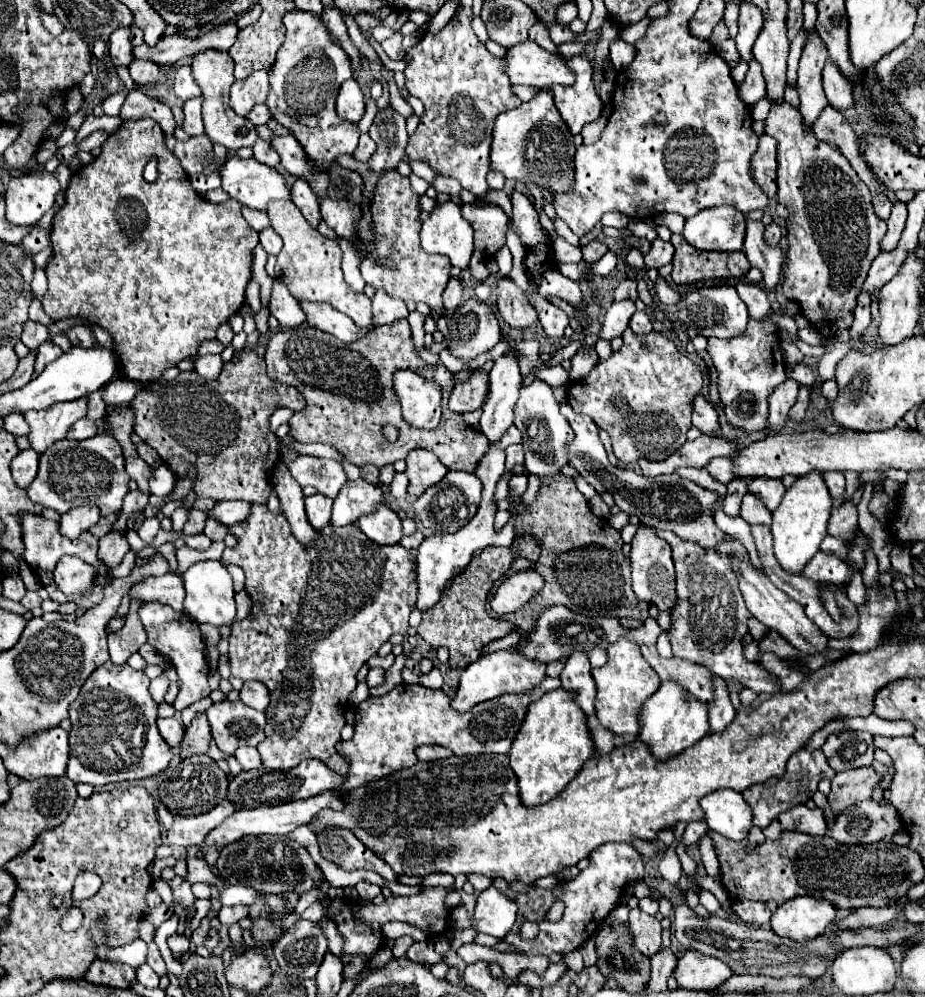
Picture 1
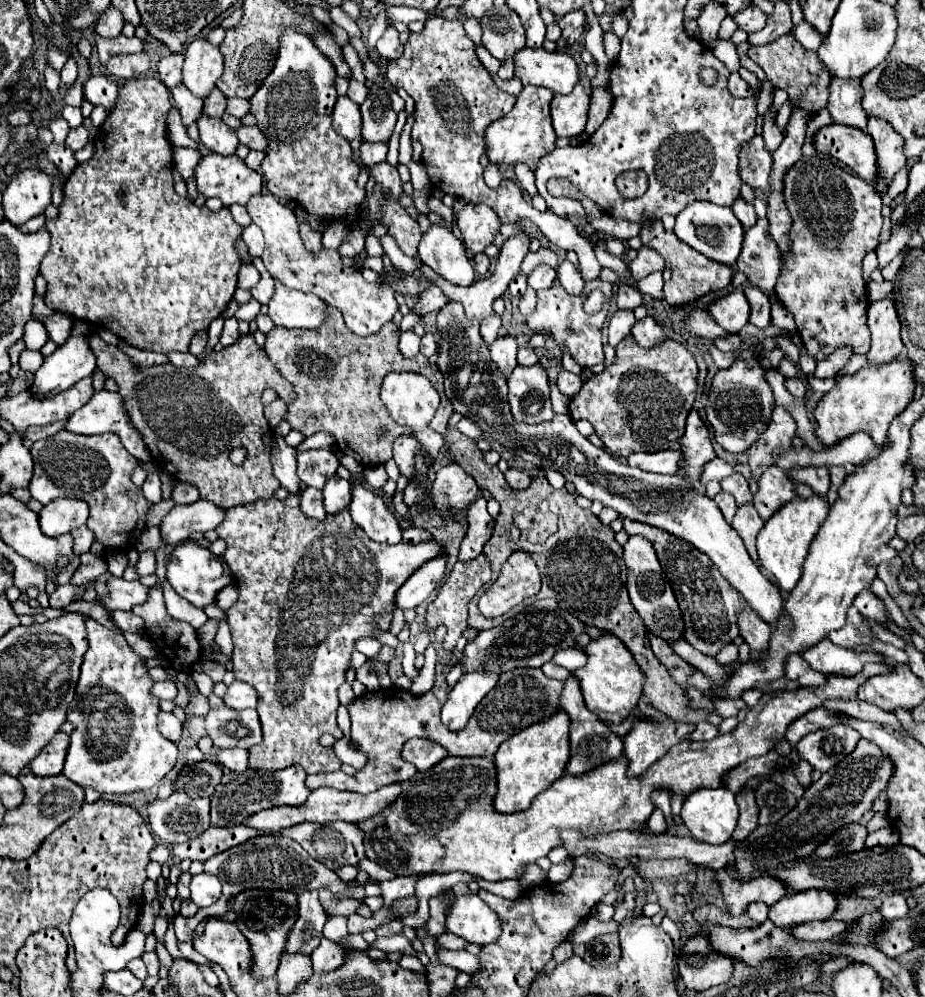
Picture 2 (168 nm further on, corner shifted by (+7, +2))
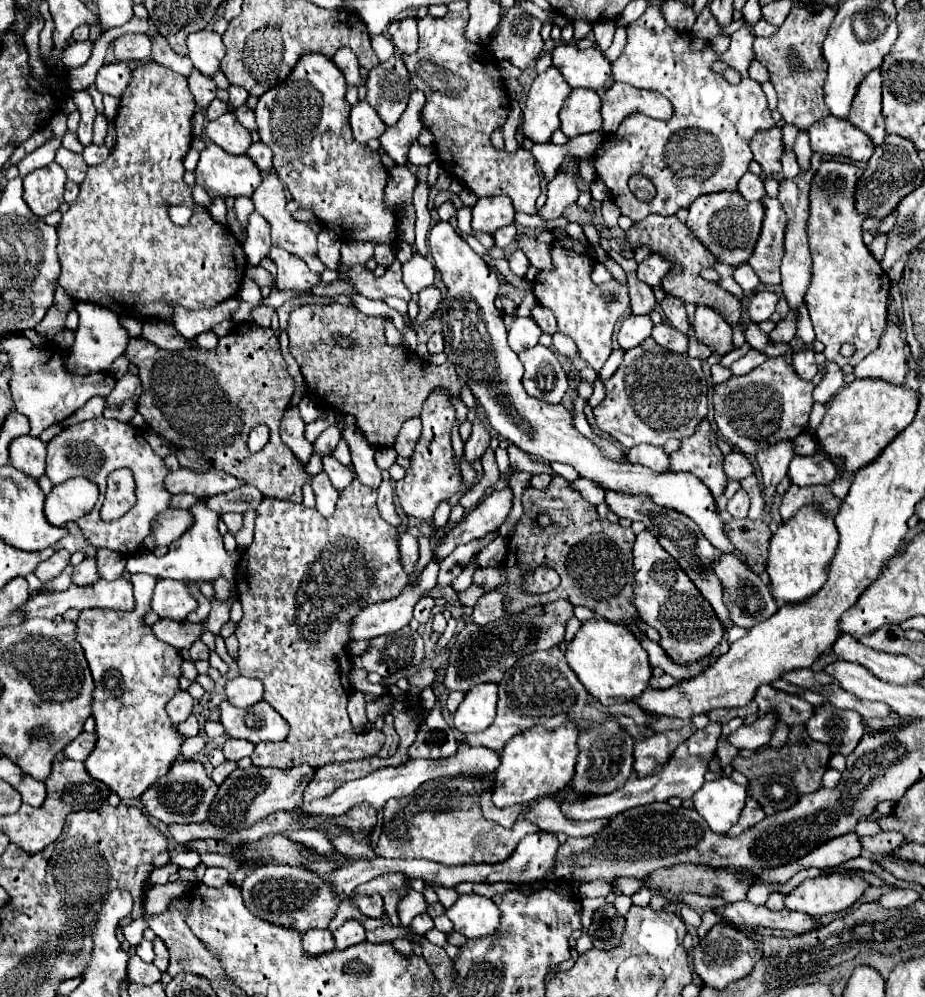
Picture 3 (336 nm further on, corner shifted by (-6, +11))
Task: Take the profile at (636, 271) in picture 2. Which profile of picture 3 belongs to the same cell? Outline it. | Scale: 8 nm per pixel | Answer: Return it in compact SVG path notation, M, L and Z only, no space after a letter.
M650 254L644 262L638 264L636 274L638 274L638 280L642 280L642 282L646 282L648 286L654 288L654 286L660 284L660 280L662 280L664 274L668 272L668 268L670 268L668 260L660 258L660 254Z

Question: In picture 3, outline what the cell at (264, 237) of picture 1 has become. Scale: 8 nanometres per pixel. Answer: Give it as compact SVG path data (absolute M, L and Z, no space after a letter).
M252 212L248 216L246 232L248 232L248 240L242 246L244 254L246 254L246 262L250 266L258 266L266 258L266 254L272 246L270 238L268 238L268 222L264 222L264 218L260 218L260 214Z

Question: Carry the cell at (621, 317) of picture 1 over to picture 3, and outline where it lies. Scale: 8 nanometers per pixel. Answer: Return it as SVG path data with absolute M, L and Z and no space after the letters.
M630 314L618 332L618 344L622 350L630 350L636 348L640 342L644 342L652 332L652 320L650 316L634 316Z

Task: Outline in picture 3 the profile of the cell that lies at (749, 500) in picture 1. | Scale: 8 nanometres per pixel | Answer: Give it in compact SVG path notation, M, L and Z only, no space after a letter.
M730 452L730 454L724 454L724 472L728 480L740 480L740 478L746 478L748 474L754 474L754 468L744 454Z

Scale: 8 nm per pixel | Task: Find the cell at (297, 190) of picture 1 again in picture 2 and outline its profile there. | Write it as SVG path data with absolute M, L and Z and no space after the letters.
M307 221L299 223L299 233L301 233L301 239L309 251L319 251L323 247L321 245L321 233L315 231Z

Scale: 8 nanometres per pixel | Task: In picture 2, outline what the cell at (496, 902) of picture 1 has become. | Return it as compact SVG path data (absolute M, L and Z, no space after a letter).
M477 895L457 897L451 915L447 917L447 931L469 943L487 945L501 935L499 915Z

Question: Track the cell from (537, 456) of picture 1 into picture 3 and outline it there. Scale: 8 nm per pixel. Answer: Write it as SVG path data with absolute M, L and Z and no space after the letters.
M536 344L530 350L522 350L518 358L526 370L522 378L526 392L548 404L558 404L568 388L568 376L556 354L550 348Z

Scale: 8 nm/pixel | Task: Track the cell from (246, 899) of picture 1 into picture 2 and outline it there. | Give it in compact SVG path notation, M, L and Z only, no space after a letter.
M209 873L193 875L191 901L197 907L209 907L209 905L217 903L219 897L221 897L221 883L215 875L209 875Z

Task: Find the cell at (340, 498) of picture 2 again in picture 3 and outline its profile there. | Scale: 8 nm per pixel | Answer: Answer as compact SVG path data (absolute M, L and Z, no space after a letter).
M324 456L322 466L324 466L324 472L330 476L330 482L336 490L344 490L348 482L352 482L354 478L354 472L348 466L340 464L334 456Z

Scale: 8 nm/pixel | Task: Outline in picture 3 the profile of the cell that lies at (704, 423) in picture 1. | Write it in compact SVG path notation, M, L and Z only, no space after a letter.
M702 420L690 438L680 440L680 448L670 454L668 472L690 472L710 488L714 500L722 496L728 478L722 470L722 452L714 442L714 430L708 420Z

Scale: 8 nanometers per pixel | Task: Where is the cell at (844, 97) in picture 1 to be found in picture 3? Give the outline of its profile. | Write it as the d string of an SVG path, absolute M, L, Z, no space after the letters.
M872 70L868 78L860 84L856 102L852 102L852 114L848 116L850 124L862 130L874 146L882 146L886 138L884 118L882 118L882 76L880 70Z

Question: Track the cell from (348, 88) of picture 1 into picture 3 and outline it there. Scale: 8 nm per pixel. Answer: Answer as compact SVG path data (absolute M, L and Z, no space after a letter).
M360 100L350 114L350 124L352 124L352 132L354 138L360 144L366 144L372 138L380 138L386 130L386 124L380 120L380 116L372 110L372 106L364 100Z

